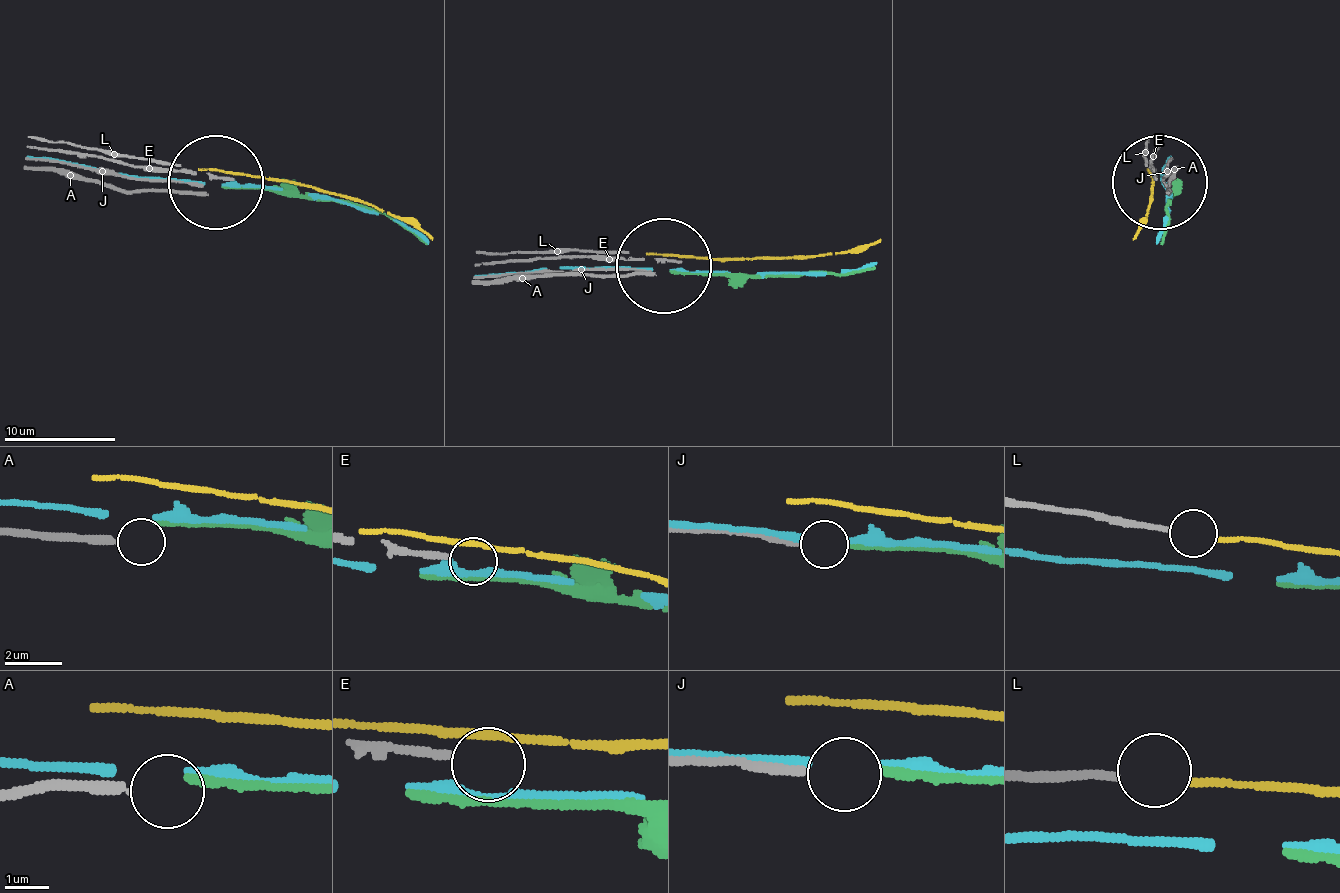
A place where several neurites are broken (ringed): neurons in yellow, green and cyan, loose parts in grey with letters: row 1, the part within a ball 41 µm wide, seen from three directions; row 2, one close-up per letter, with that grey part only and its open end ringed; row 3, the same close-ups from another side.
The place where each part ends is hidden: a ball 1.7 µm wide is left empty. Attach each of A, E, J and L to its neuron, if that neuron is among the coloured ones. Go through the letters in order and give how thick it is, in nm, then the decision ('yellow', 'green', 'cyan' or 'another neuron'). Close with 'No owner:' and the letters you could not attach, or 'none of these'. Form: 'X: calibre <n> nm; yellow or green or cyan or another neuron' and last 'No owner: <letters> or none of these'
A: calibre 240 nm; another neuron
E: calibre 200 nm; another neuron
J: calibre 240 nm; green
L: calibre 150 nm; yellow
No owner: A, E

